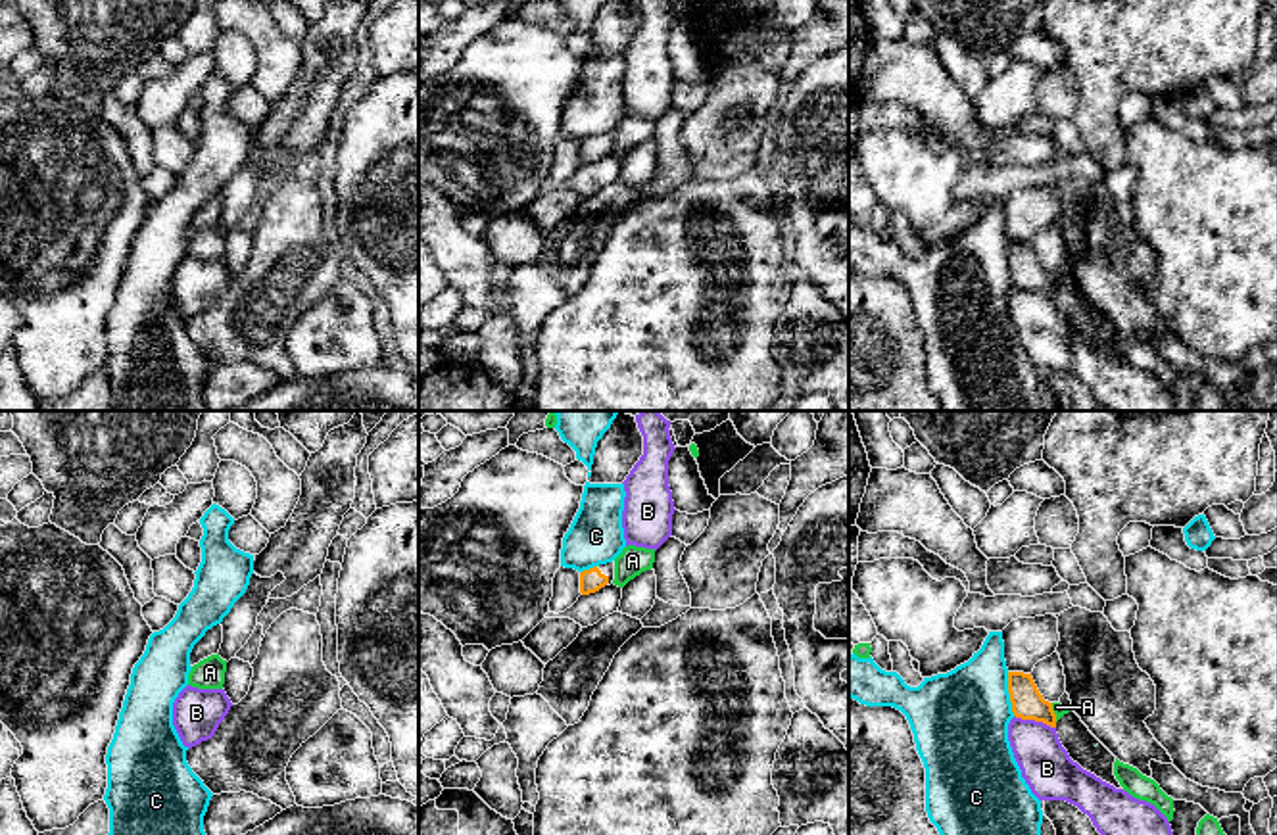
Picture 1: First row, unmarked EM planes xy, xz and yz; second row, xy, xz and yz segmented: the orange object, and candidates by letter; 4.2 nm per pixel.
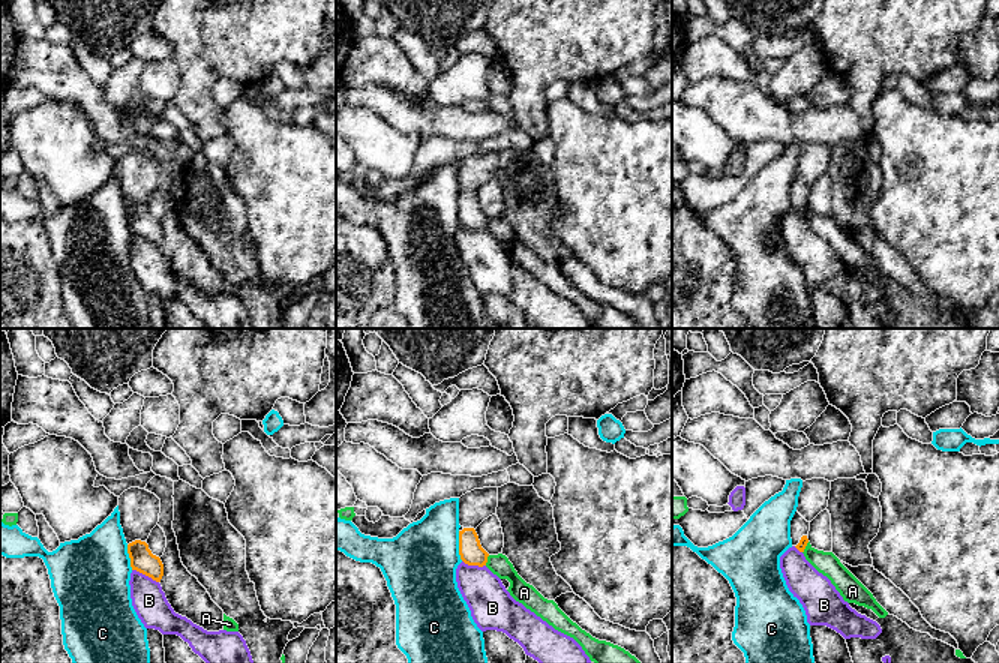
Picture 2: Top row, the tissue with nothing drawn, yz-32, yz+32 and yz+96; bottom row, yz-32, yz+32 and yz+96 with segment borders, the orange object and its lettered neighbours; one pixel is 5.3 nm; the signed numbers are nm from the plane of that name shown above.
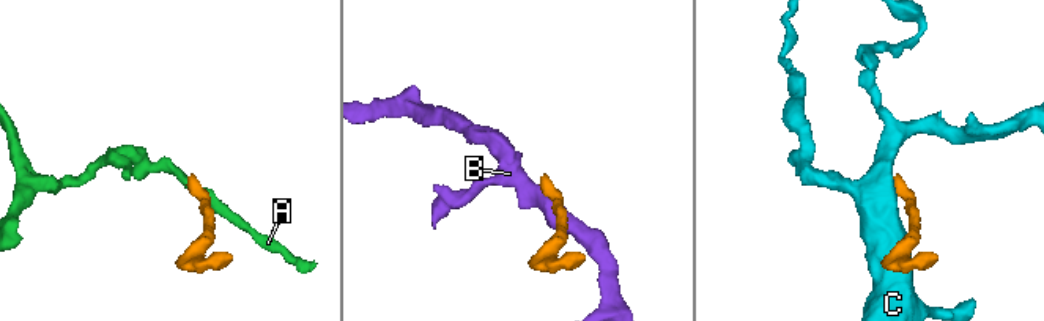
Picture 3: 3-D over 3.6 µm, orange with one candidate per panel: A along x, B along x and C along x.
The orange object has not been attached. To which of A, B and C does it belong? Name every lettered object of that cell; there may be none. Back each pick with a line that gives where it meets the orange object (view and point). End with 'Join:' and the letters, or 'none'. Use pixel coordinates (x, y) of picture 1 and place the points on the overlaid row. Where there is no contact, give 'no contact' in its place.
Join: none

